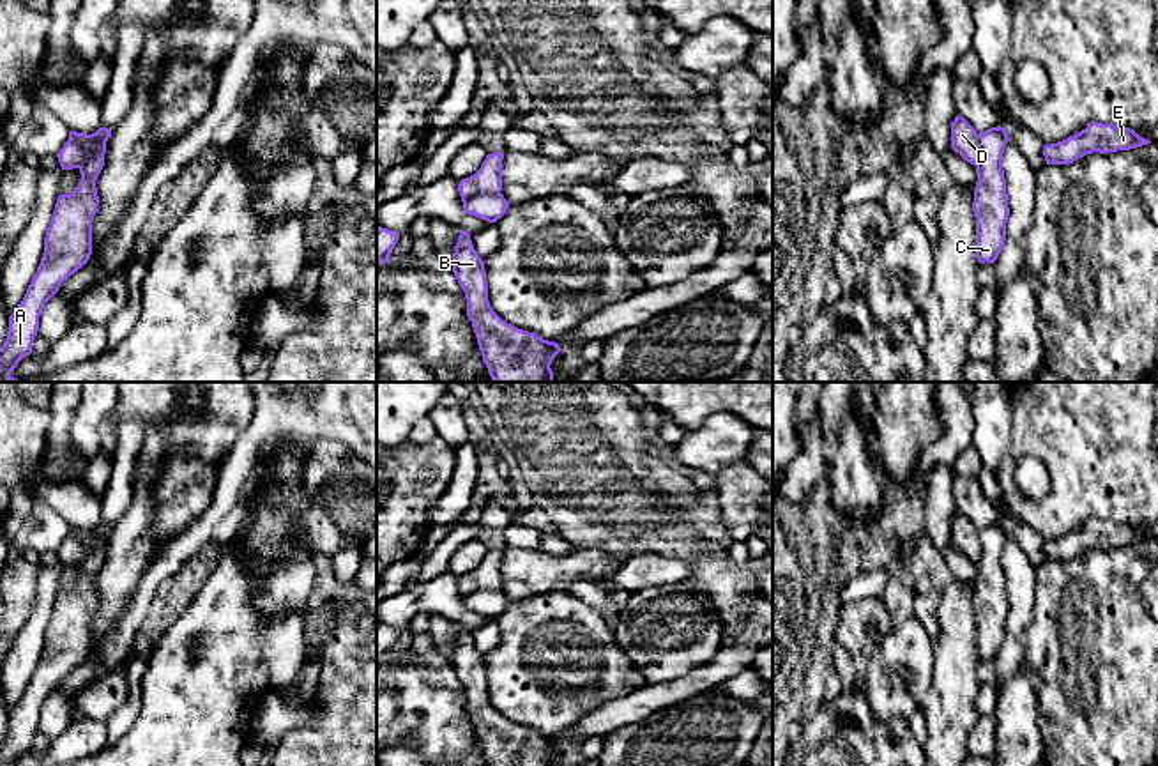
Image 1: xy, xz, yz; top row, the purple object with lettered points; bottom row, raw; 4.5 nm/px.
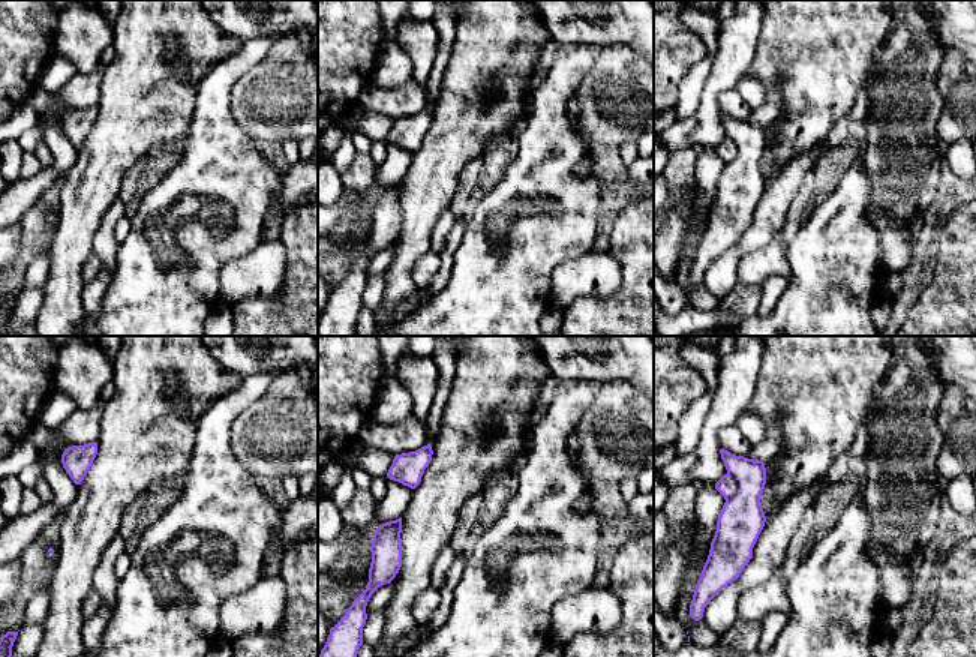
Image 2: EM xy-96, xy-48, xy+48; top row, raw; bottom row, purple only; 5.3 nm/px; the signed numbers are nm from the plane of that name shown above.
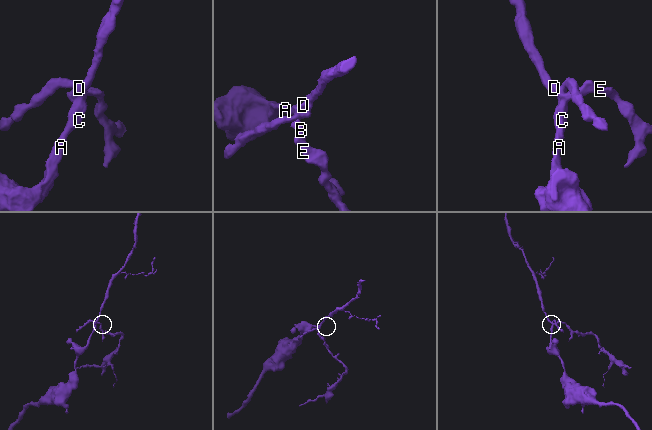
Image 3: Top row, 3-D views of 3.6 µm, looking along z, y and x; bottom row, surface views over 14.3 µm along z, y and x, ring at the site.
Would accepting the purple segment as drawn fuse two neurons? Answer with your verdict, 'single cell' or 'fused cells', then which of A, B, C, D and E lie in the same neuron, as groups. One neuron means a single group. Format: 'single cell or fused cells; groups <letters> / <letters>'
fused cells; groups A C / B D E

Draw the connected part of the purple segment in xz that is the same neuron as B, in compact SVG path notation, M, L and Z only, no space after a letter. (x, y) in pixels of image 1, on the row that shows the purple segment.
M460 230L453 253L453 272L465 292L467 317L493 382L559 382L550 368L559 343L502 320L488 301L484 262L474 249L470 234Z

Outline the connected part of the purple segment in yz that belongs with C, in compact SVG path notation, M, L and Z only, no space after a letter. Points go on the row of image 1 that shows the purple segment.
M990 127L979 133L981 163L976 165L972 211L976 218L976 258L979 264L994 264L1006 241L1009 216L1002 152L1009 142L1004 127Z

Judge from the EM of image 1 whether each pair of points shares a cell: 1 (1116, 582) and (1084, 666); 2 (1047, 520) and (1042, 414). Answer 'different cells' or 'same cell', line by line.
1: same cell
2: same cell

